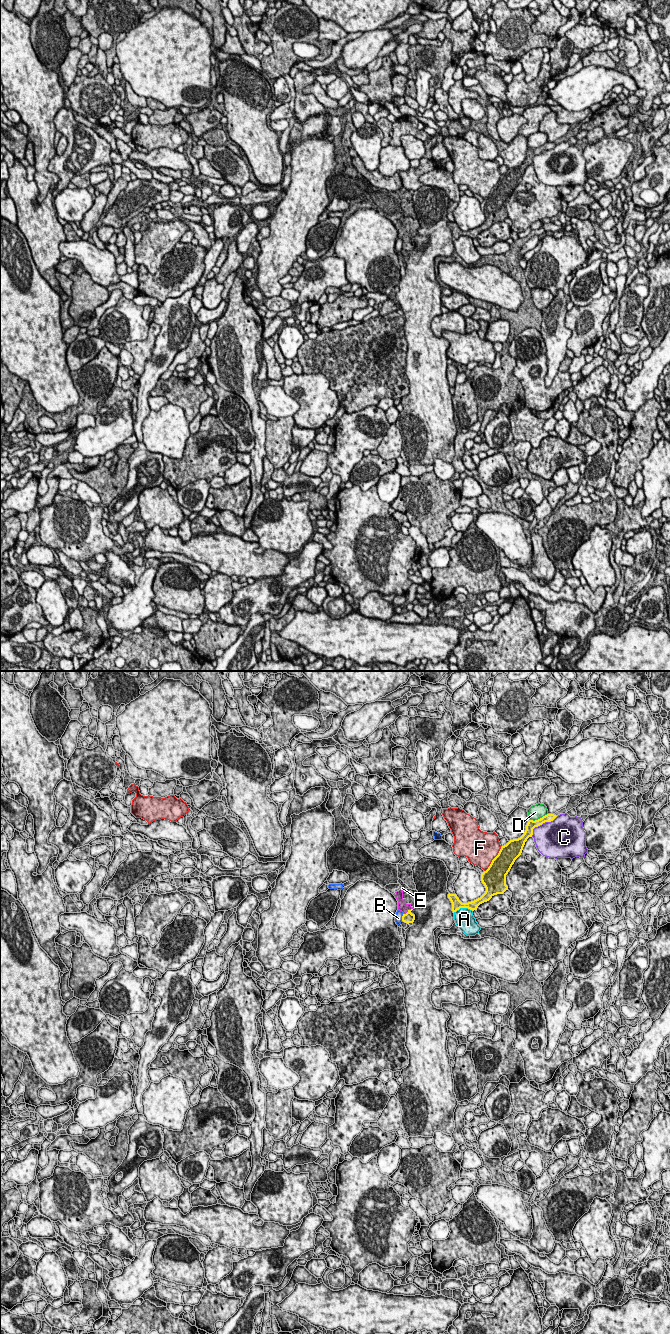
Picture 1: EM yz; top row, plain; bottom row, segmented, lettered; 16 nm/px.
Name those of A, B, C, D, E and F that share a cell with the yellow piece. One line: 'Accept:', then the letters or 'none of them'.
Accept: E

